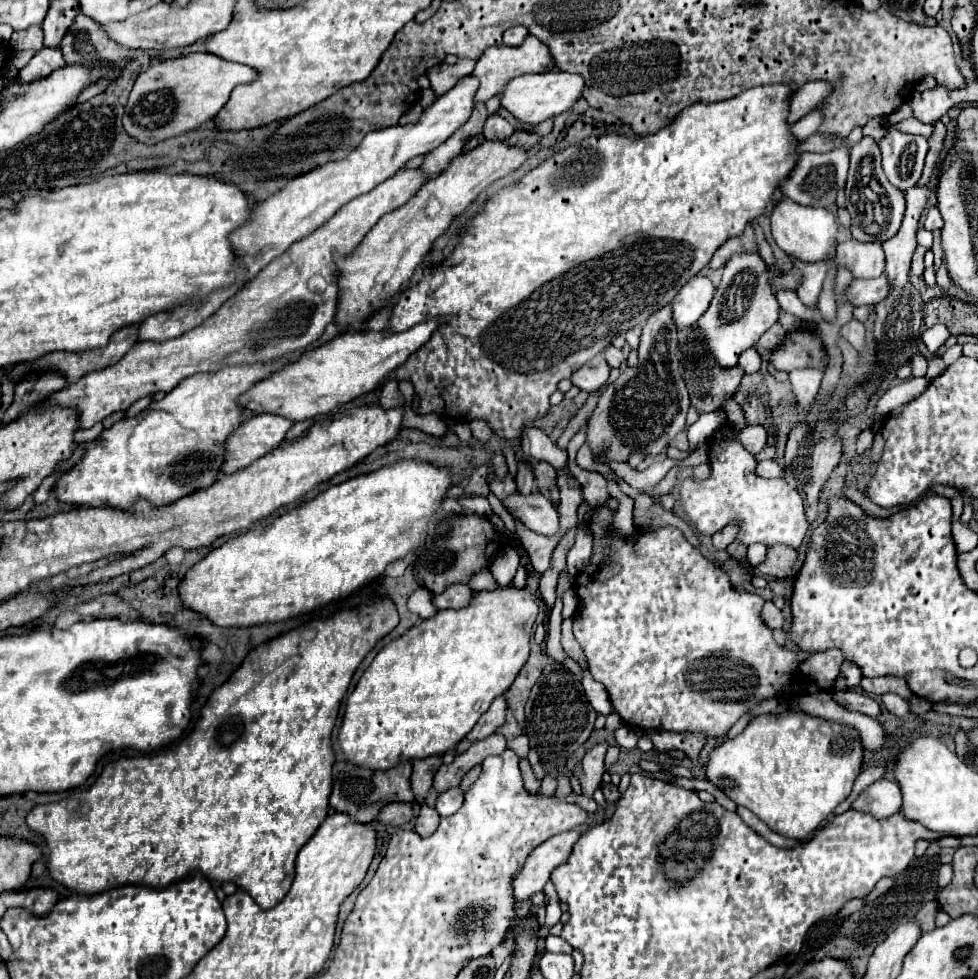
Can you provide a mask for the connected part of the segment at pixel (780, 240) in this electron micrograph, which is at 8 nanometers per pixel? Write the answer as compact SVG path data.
M784 198L772 210L772 236L788 256L810 264L834 256L838 224L836 224L836 216L826 208L796 206L796 202L788 202L788 198Z

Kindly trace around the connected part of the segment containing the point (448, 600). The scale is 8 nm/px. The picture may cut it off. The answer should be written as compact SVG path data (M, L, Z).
M456 584L444 590L444 594L434 596L434 604L444 610L444 608L466 608L472 602L472 588L466 584Z

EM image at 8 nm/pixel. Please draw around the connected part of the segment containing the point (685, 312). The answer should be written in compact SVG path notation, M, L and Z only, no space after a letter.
M694 276L672 300L672 318L678 330L694 326L708 310L714 296L714 286L706 276Z

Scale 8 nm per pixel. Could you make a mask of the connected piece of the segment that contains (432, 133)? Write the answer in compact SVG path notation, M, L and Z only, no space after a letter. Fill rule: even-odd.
M460 78L458 84L440 96L430 108L424 110L418 122L408 126L392 126L380 132L370 132L364 136L358 148L354 148L346 158L326 162L314 168L308 174L296 176L282 190L272 194L268 200L260 202L248 220L248 226L240 228L232 234L232 246L236 246L238 254L244 254L244 262L248 262L248 274L252 278L270 264L276 256L288 250L290 244L306 238L318 226L322 226L336 210L344 204L370 192L384 180L392 178L398 170L402 170L414 156L428 154L438 148L446 138L450 138L472 114L474 94L478 90L476 78Z

